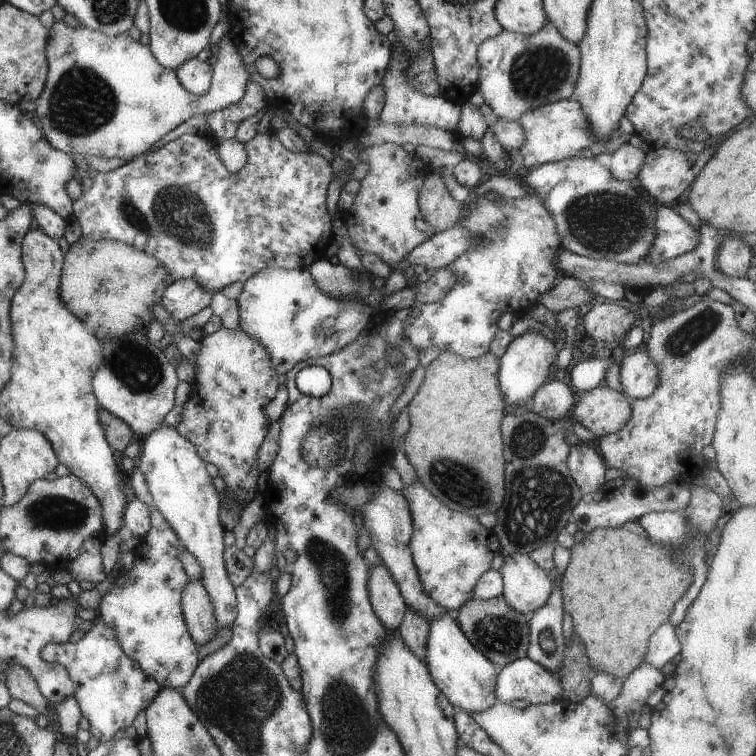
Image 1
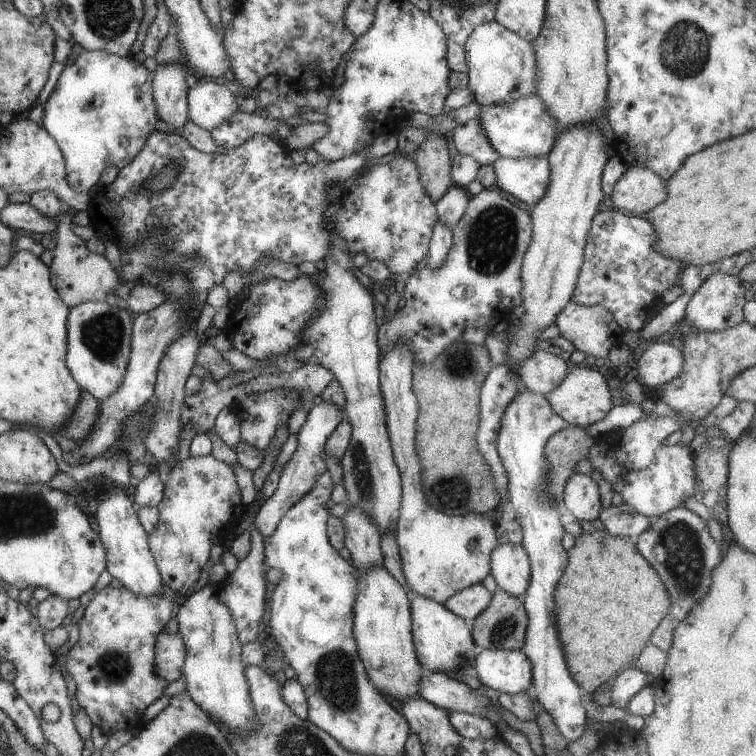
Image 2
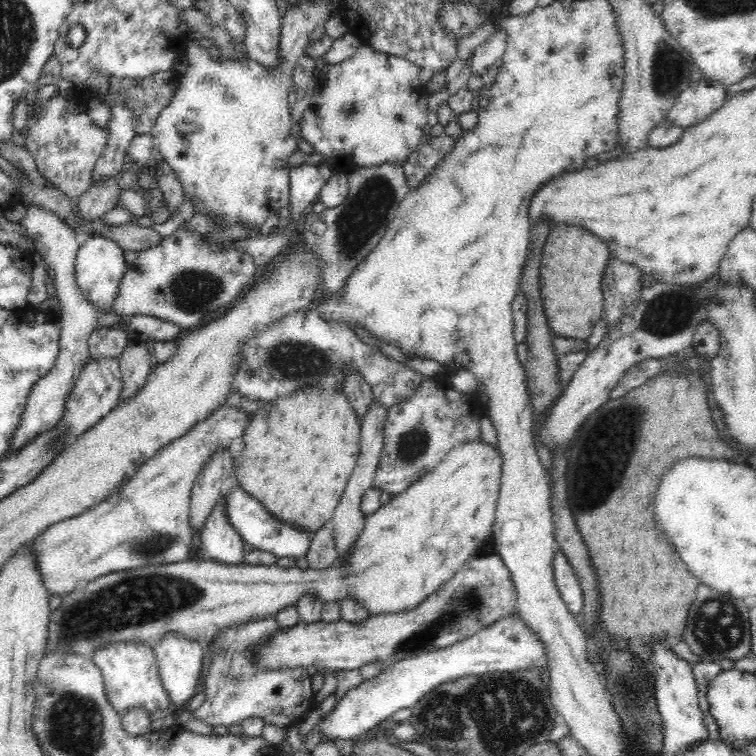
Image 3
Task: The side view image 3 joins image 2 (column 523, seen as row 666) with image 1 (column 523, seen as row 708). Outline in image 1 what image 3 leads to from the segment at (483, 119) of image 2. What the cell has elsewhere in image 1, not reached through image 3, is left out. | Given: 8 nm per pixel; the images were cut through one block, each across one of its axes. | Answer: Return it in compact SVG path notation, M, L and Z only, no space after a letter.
M561 99L524 112L517 120L524 130L524 143L517 152L510 154L511 167L521 173L524 170L551 161L574 157L581 150L595 144L596 138L588 127L588 120L578 100Z

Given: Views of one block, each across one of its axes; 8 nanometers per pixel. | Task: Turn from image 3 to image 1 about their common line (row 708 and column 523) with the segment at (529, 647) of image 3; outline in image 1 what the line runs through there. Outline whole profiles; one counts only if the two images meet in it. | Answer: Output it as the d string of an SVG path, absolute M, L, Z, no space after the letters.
M523 331L519 336L511 339L499 358L500 367L497 373L498 387L507 406L529 400L537 388L550 378L556 358L553 343L543 333L537 331Z

